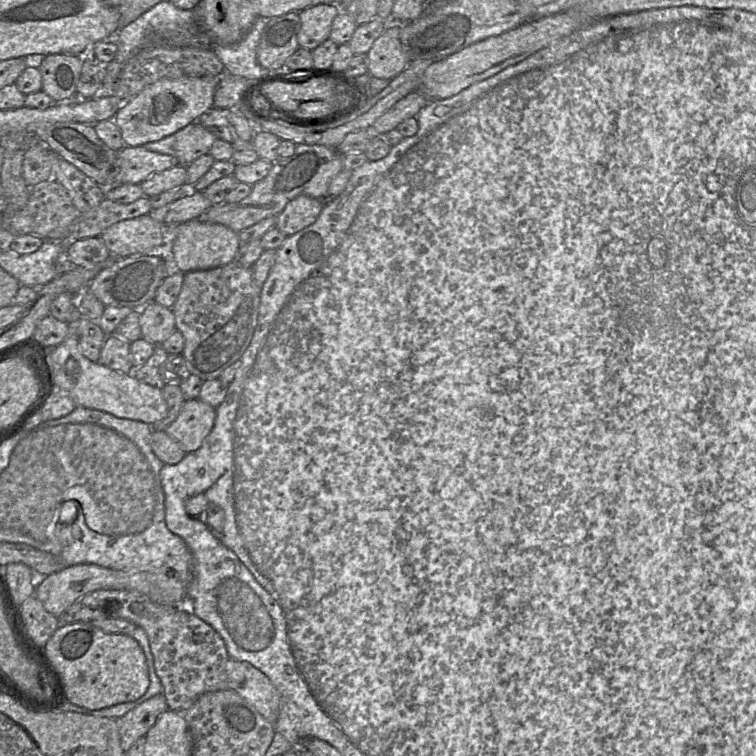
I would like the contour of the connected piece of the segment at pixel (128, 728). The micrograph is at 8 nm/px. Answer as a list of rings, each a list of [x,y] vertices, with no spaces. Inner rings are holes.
[[[161,693],[116,719],[122,749],[127,752],[140,737],[147,734],[158,717],[168,709],[165,696]]]

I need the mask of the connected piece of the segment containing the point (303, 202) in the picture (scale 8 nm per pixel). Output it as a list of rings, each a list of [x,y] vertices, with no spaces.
[[[299,195],[278,214],[276,227],[286,236],[291,236],[313,224],[322,209],[323,204],[318,199]]]

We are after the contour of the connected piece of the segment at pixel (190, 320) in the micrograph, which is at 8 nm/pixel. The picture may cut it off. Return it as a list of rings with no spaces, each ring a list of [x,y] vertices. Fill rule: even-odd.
[[[235,262],[184,273],[182,288],[171,309],[176,329],[184,338],[182,355],[190,374],[203,381],[216,379],[242,357],[257,325],[261,288],[254,280],[251,268]]]

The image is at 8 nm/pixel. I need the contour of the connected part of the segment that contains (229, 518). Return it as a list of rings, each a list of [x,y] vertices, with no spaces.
[[[226,471],[217,482],[204,493],[191,497],[186,502],[186,511],[194,519],[205,524],[211,533],[228,549],[233,551],[241,562],[249,569],[256,569],[245,543],[242,538],[238,514],[236,511],[236,502],[234,494],[234,472]]]

